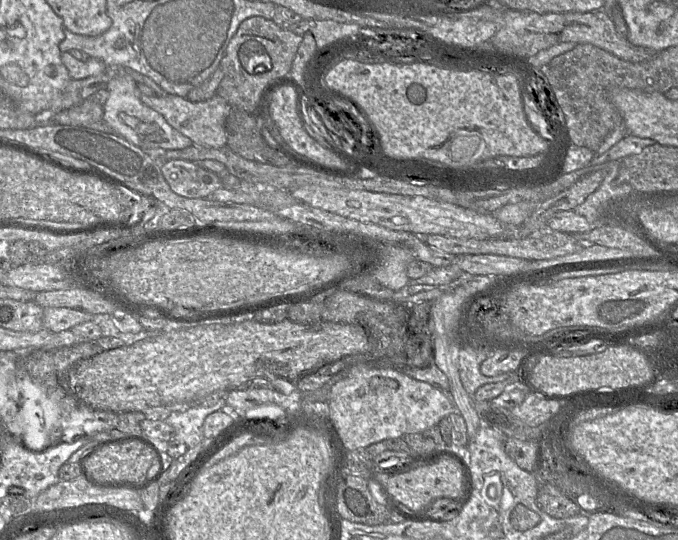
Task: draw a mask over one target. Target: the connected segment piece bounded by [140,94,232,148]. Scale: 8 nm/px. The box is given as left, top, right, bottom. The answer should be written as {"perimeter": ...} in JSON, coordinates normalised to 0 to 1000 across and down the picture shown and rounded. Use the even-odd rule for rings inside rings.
{"perimeter":[[[258,174],[242,178],[206,176],[208,187],[236,209],[257,239],[277,254],[286,269],[324,274],[335,267],[333,220],[341,206],[338,191],[324,176],[317,174],[307,185],[282,189],[274,180]]]}

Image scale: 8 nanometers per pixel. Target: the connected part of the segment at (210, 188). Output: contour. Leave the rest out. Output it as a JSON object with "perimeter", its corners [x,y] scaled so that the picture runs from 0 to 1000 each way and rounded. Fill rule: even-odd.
{"perimeter":[[[251,296],[237,309],[237,319],[252,352],[274,367],[304,367],[329,346],[319,320],[277,296]]]}

